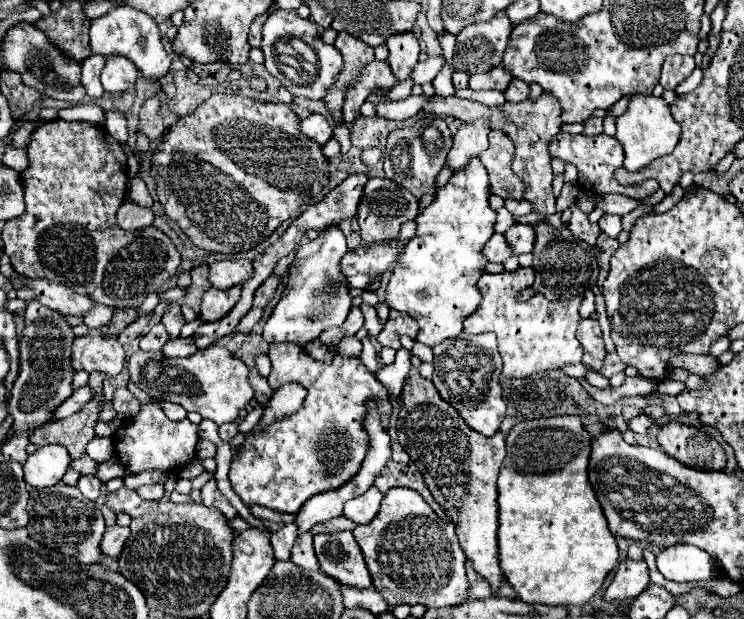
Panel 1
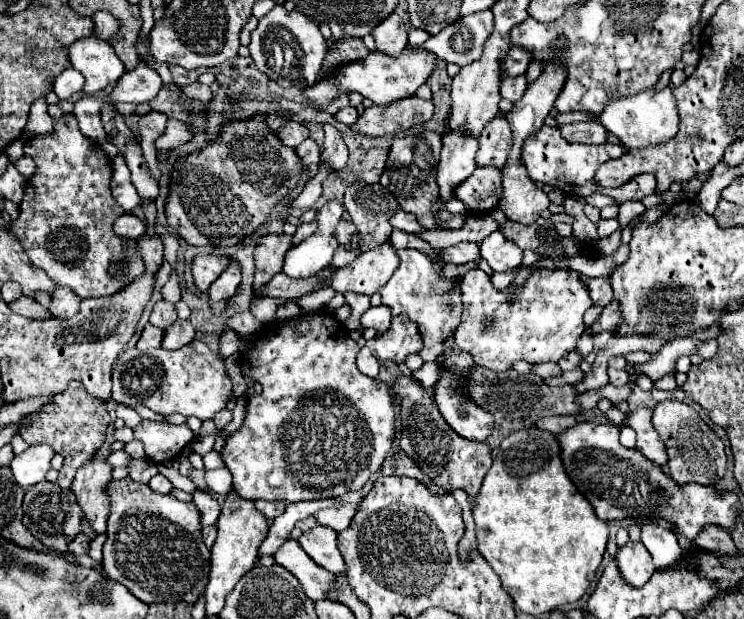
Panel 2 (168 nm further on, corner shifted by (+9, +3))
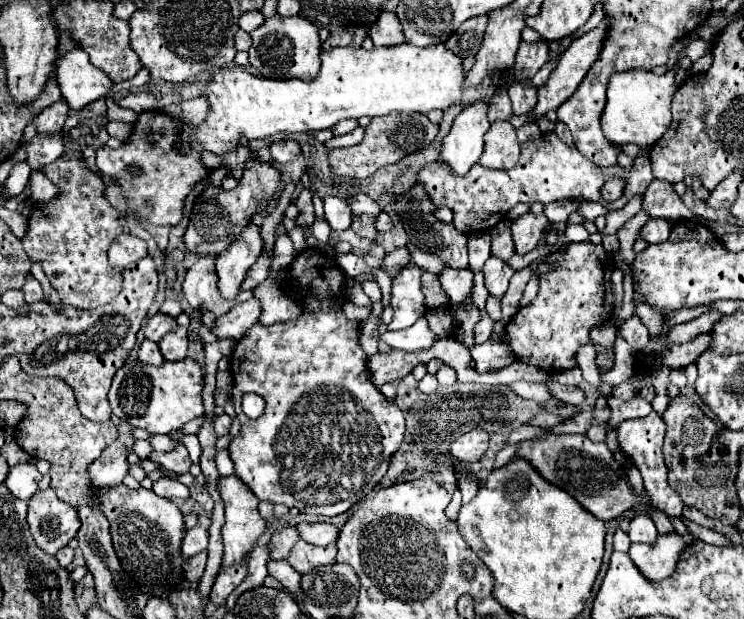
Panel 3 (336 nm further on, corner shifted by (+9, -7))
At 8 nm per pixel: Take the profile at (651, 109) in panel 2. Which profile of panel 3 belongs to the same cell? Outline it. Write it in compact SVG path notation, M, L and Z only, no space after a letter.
M651 71L615 73L607 85L607 105L601 115L601 129L613 143L635 143L641 149L655 145L671 125L671 99L677 91L673 71L655 75Z

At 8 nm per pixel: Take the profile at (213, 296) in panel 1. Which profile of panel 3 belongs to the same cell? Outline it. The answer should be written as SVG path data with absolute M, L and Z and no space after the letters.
M247 225L239 243L233 243L225 249L215 263L219 277L219 293L223 299L233 299L241 291L241 283L247 275L247 269L257 261L263 251L263 239L255 225Z

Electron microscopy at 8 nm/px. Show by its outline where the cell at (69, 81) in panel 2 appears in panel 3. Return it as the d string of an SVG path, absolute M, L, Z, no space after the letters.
M63 97L53 103L51 107L45 107L37 117L35 117L35 123L37 123L37 131L47 135L47 133L61 133L61 127L65 123L65 119L69 117L69 107L67 103L63 103Z

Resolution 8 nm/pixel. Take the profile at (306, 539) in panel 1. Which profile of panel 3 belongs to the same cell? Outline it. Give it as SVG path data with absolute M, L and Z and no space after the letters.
M269 561L267 569L269 569L269 575L273 575L283 587L287 587L295 599L299 599L299 595L303 595L303 589L299 587L303 575L297 573L287 561Z

